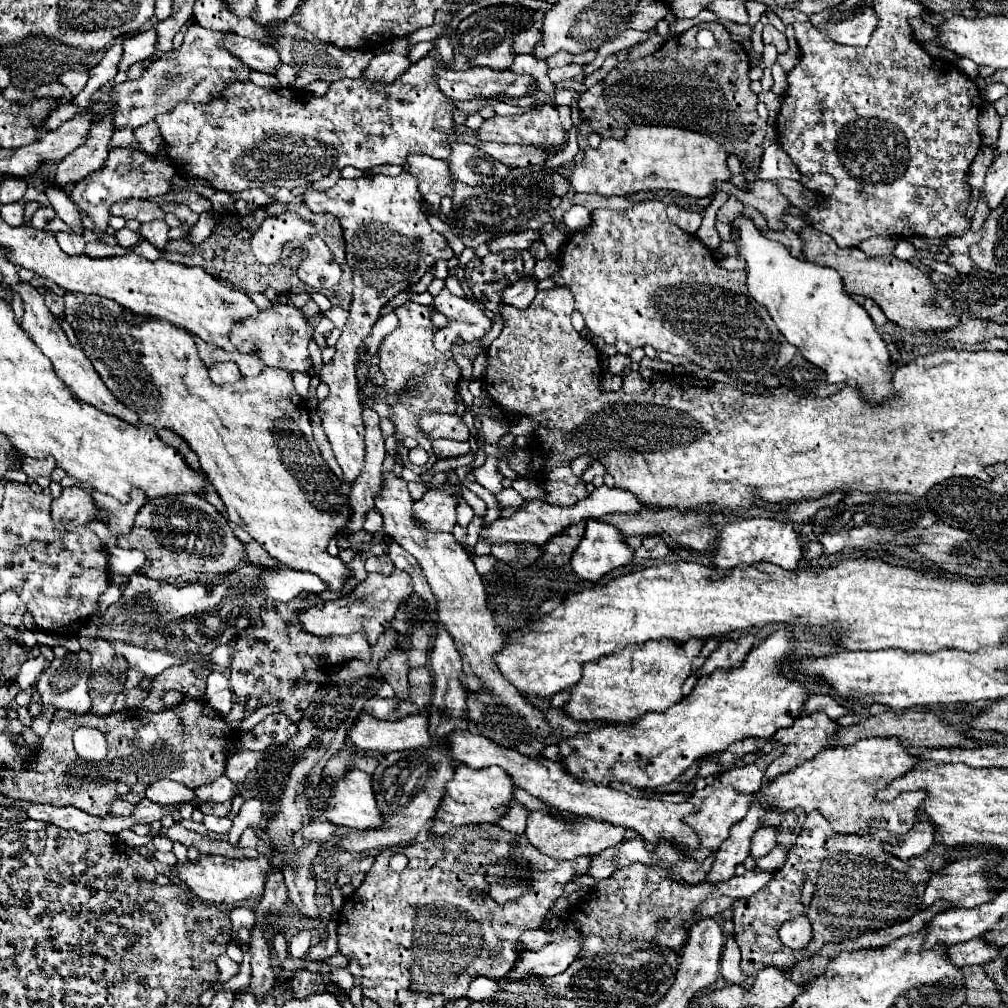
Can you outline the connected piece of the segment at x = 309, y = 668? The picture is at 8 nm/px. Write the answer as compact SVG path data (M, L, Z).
M303 591L289 603L265 603L259 611L259 617L251 621L251 627L235 637L235 653L229 665L229 687L237 701L243 703L249 711L279 703L279 711L299 723L303 711L313 701L315 691L327 683L329 675L337 673L351 659L369 661L371 649L363 633L347 637L331 635L329 639L329 635L315 637L303 631L297 615L307 607L323 607L323 601L319 595Z

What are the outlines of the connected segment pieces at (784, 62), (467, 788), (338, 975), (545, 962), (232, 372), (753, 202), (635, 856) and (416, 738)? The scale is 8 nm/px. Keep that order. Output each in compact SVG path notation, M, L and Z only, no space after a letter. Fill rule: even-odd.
M792 25L786 27L785 35L789 42L789 49L784 54L779 54L777 62L783 68L785 74L788 74L799 61L799 49L797 46L795 31Z
M457 765L453 779L445 787L445 795L439 803L439 809L433 817L431 833L445 835L447 831L463 825L479 825L479 823L495 823L509 801L513 799L513 781L505 775L501 767L485 767L485 769L471 769L467 765Z
M345 967L345 969L335 969L335 971L331 971L331 981L333 983L337 983L343 991L351 991L353 989L353 985L355 985L355 981L353 981L353 975L349 973L349 969Z
M563 939L557 943L547 943L539 951L523 951L519 953L513 969L505 975L505 979L521 981L527 977L559 975L577 959L581 943L581 939Z
M215 363L209 367L209 377L213 383L233 383L241 379L241 373L235 363Z
M729 181L715 183L715 191L735 195L743 205L757 209L765 219L767 227L773 231L783 231L781 215L789 207L789 199L783 197L773 181L751 181L745 189L735 189Z
M643 837L623 839L619 845L607 849L607 851L601 851L599 855L595 855L591 859L585 875L591 875L595 881L603 881L603 879L611 877L615 871L629 867L631 863L641 863L647 867L657 865L657 861L653 861L653 853L647 853Z
M363 713L351 727L349 739L359 749L393 753L401 749L431 747L433 739L429 737L427 729L429 729L429 713L409 715L399 721L381 721Z

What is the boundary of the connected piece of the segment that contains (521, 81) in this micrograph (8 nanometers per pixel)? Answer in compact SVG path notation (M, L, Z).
M475 67L467 71L443 69L435 73L439 91L457 101L475 99L475 95L491 97L495 93L505 93L509 97L525 97L527 83L531 79L533 77L529 75L515 75L511 71L493 71L489 67Z

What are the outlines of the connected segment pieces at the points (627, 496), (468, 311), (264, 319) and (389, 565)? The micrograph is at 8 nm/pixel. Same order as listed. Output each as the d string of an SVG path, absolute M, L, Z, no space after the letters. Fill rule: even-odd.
M601 485L591 493L591 517L603 517L609 513L639 513L639 511L643 511L643 505L629 491L617 487L609 489L607 485Z
M447 288L434 298L434 306L449 319L447 327L435 333L435 349L441 353L449 351L459 339L471 343L491 329L489 317L475 303L451 295Z
M277 301L269 309L261 309L255 317L235 321L235 327L231 329L231 343L235 347L241 347L243 343L253 343L255 355L267 367L277 367L287 371L307 371L313 365L307 349L313 337L313 329L315 327L303 317L301 309L297 309L291 303Z
M379 555L379 557L369 557L365 561L365 569L367 573L383 573L383 575L389 575L391 569L395 569L393 561L389 559L389 555Z

